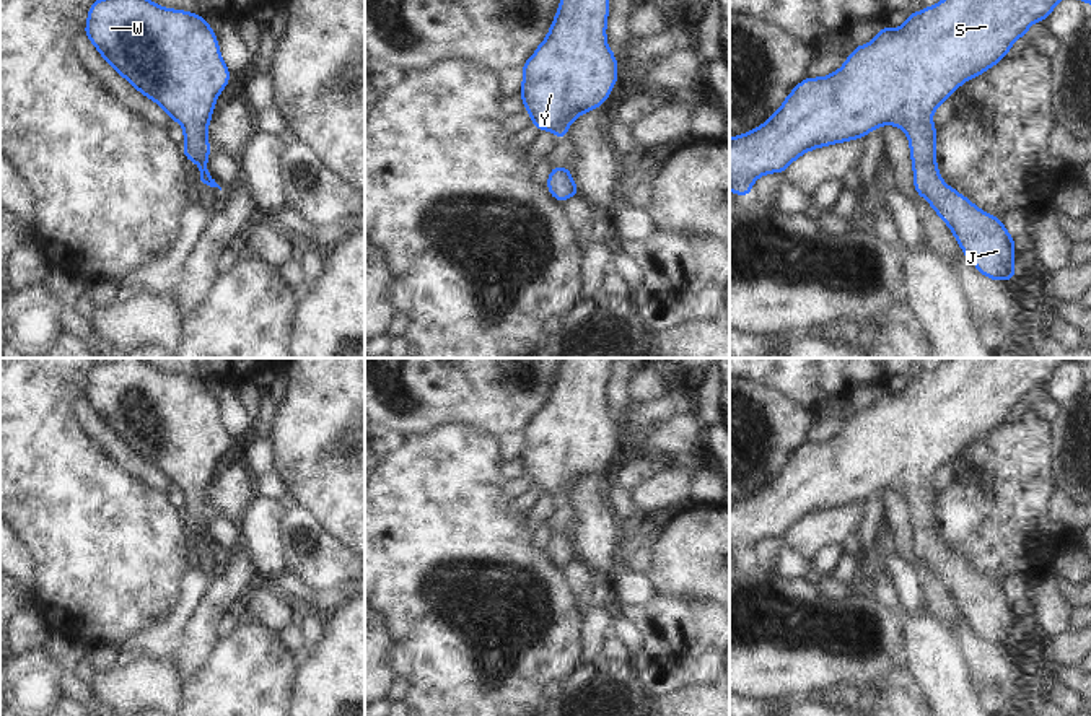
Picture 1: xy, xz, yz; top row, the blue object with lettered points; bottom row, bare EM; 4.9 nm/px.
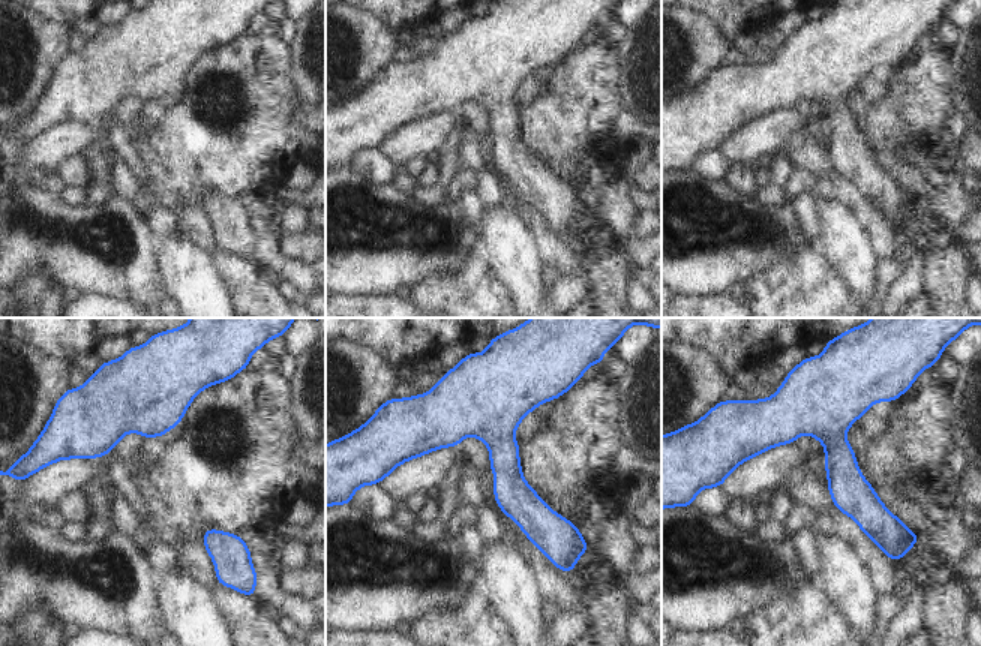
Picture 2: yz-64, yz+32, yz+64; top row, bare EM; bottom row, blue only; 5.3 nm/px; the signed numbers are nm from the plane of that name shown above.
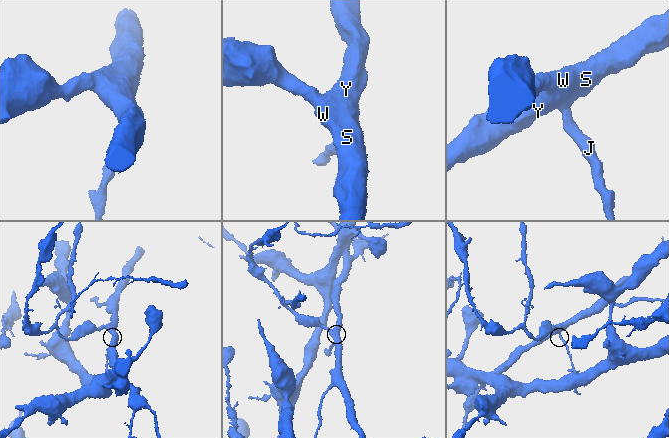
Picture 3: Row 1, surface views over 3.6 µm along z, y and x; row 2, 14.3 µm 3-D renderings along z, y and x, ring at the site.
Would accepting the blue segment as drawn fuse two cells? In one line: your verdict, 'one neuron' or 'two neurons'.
one neuron

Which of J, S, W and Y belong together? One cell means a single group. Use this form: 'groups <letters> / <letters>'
groups J S W Y

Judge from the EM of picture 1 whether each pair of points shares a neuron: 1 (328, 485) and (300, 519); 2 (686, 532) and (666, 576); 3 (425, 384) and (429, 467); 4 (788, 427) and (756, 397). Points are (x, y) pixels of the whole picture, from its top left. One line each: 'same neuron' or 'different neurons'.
1: different neurons
2: same neuron
3: different neurons
4: same neuron

